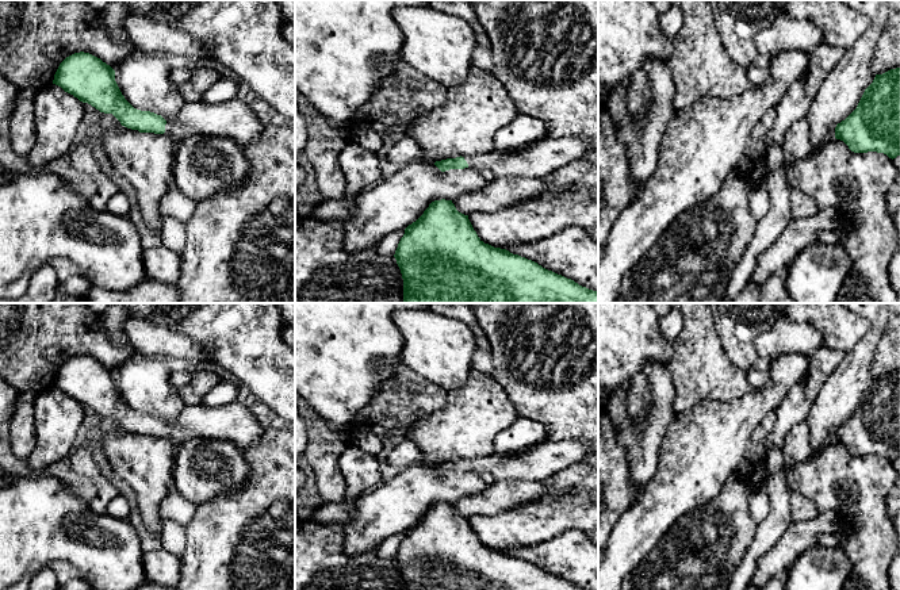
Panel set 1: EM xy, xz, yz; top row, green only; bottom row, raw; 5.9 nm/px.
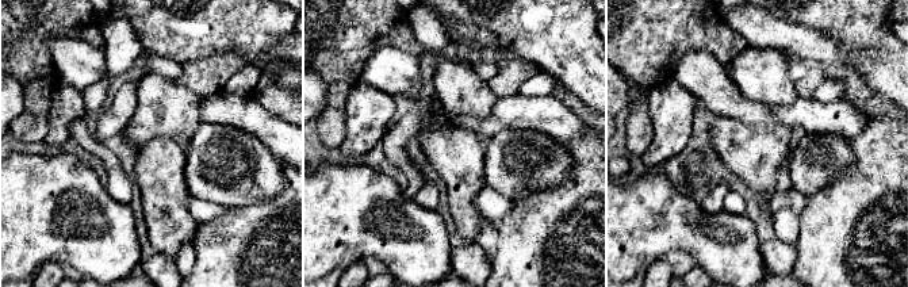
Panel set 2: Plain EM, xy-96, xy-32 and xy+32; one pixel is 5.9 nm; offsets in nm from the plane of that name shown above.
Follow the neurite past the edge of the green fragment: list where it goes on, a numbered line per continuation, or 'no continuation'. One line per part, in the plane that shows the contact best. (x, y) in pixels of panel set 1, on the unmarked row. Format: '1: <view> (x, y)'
1: xy (233, 422)

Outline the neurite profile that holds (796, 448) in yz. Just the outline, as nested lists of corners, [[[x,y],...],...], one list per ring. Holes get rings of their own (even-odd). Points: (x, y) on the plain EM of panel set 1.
[[[807,421],[794,425],[786,434],[782,444],[784,464],[793,467],[809,460],[813,455],[811,444],[811,432]]]

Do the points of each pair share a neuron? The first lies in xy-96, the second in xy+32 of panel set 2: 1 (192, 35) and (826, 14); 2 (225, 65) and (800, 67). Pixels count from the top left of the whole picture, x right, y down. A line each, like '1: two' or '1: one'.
1: one
2: two

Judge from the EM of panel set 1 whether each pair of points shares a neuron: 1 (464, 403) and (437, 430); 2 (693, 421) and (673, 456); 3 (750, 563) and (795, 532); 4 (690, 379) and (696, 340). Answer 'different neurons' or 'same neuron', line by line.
1: same neuron
2: same neuron
3: different neurons
4: same neuron

